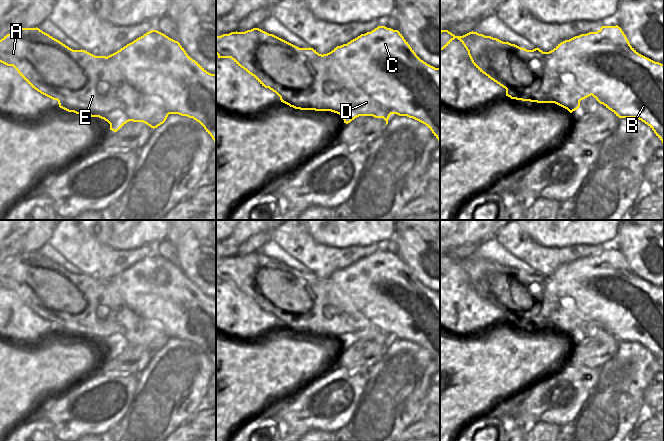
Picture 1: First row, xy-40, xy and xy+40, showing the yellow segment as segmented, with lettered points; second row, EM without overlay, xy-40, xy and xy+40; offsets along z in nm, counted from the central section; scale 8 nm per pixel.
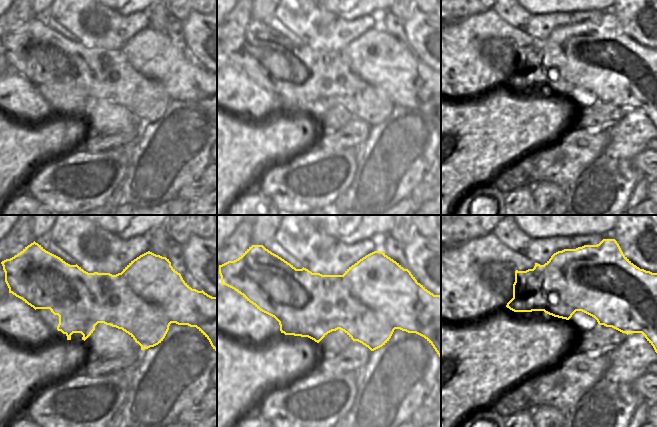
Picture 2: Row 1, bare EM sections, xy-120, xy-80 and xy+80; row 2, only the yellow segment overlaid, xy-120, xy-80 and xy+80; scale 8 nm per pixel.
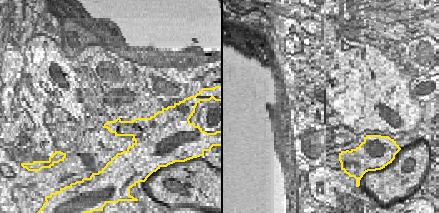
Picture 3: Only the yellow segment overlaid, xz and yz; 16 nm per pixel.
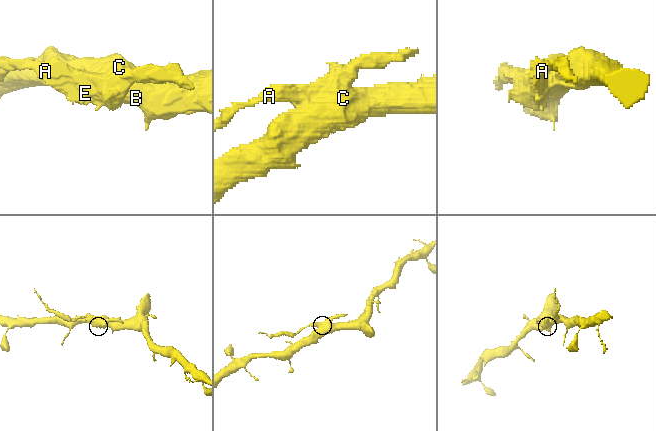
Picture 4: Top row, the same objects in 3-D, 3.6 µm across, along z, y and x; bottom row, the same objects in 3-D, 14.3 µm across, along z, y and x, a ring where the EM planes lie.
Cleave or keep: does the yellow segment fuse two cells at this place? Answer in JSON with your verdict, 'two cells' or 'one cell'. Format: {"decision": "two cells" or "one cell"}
{"decision": "two cells"}

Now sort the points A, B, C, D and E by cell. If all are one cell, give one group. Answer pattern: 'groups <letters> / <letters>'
groups A D E / B C

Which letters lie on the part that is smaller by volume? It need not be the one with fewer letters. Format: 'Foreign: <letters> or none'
Foreign: A, D, E.

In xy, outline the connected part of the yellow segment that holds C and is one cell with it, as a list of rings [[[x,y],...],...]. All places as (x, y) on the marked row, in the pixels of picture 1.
[[[378,26],[323,55],[335,60],[380,106],[425,124],[440,143],[440,68],[421,60],[398,30]]]

